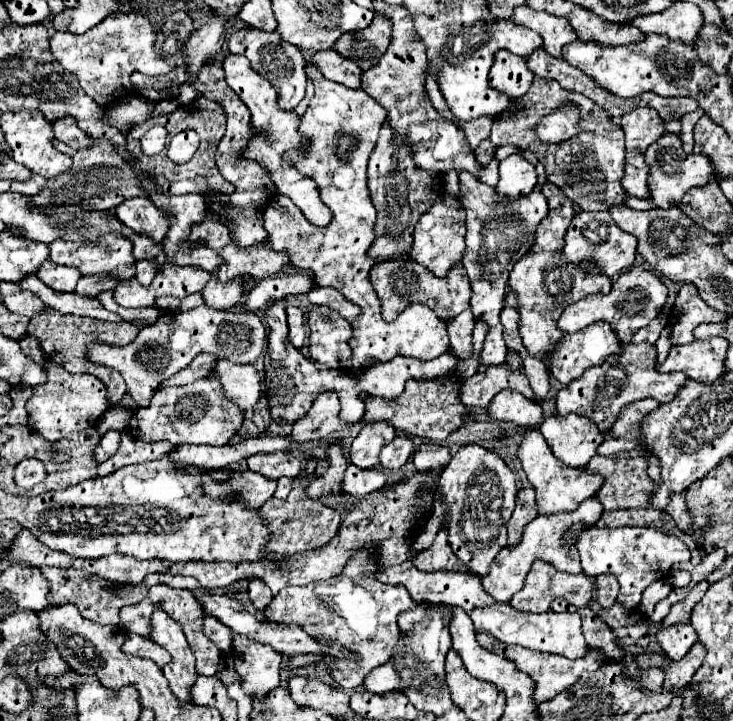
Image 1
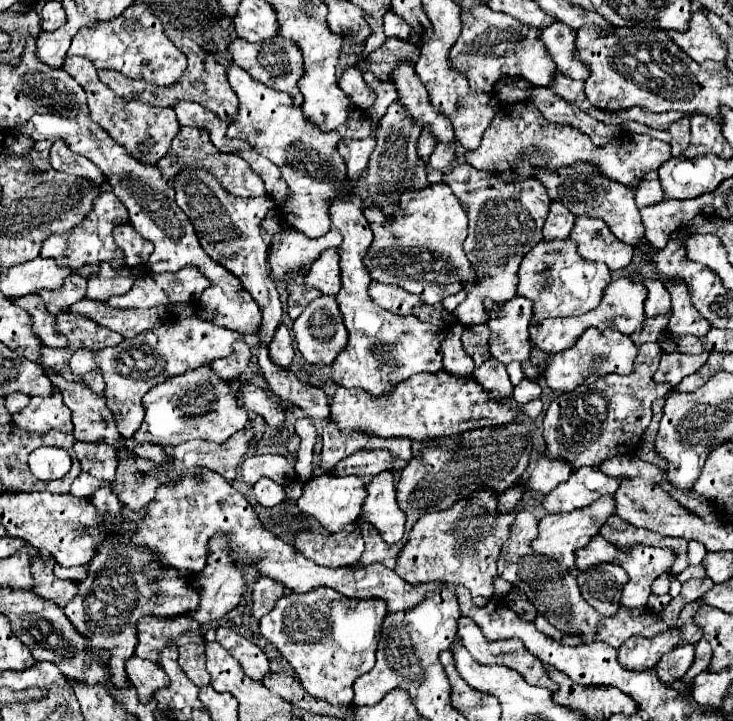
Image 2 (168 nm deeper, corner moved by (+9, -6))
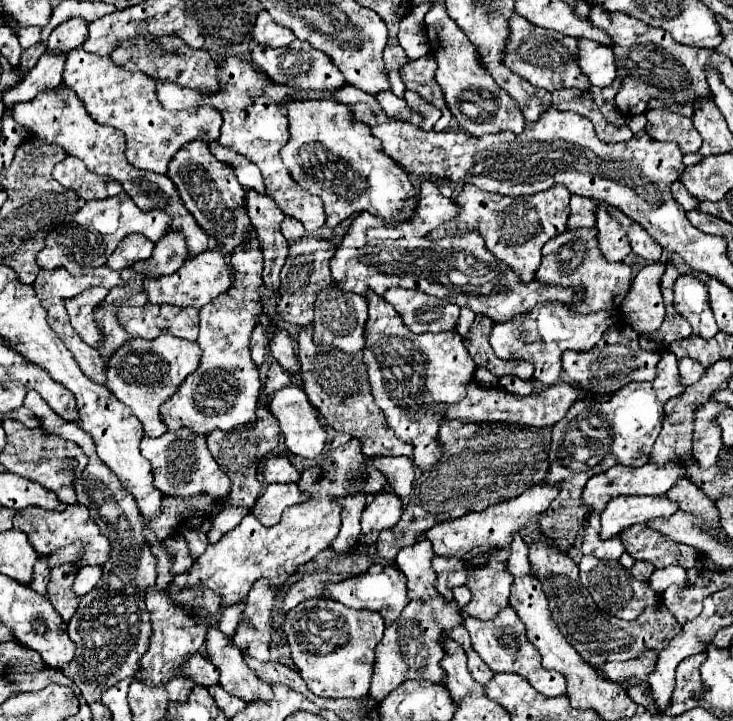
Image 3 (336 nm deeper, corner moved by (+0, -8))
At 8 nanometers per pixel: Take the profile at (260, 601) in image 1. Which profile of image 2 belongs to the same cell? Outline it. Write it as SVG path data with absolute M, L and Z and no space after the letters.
M260 577L254 585L252 585L252 615L256 619L264 617L266 613L272 611L276 599L280 599L284 595L284 585L268 579L268 577Z

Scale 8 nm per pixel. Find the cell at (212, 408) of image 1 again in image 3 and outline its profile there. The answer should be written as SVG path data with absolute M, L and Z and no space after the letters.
M257 239L249 241L249 245L241 245L241 249L235 249L231 253L231 267L235 269L235 281L227 293L217 297L213 303L201 307L201 331L199 331L199 347L203 349L203 357L195 373L191 373L179 387L179 391L161 407L161 417L163 423L169 427L169 431L177 431L181 427L189 427L195 433L211 433L213 429L229 431L237 425L243 423L253 423L255 421L255 407L259 399L259 373L257 365L251 359L249 353L249 339L251 331L257 325L257 317L263 313L263 303L261 303L261 291L259 287L263 285L261 271L263 271L263 253L261 253L261 243Z

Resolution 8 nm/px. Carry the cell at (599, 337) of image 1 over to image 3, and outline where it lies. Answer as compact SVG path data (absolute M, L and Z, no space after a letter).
M621 323L613 325L605 331L605 337L589 351L565 351L563 353L563 369L567 377L577 383L579 387L591 391L591 393L615 393L617 389L625 387L631 381L653 381L657 377L657 361L661 359L661 353L645 351L639 347L637 333L631 329L631 325Z

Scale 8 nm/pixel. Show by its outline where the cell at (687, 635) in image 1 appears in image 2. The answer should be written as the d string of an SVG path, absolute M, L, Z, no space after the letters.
M678 643L656 665L658 679L662 683L672 683L672 681L680 679L688 671L688 667L692 665L692 659L694 659L694 645L692 643Z

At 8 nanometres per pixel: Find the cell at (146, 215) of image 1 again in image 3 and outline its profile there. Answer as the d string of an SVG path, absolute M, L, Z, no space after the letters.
M129 235L125 237L125 241L121 241L121 245L117 245L117 249L109 255L107 265L113 271L123 271L127 267L133 267L137 261L145 261L151 257L153 251L153 243L143 237L143 235Z

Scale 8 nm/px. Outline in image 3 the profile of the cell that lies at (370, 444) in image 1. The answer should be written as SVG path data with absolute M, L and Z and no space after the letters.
M375 457L369 461L369 465L375 465L387 477L395 495L405 497L411 493L415 471L413 461L409 457Z

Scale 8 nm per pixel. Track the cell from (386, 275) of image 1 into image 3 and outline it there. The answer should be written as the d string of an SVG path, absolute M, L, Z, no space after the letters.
M389 289L383 299L393 305L401 315L403 323L417 335L421 333L443 333L455 329L459 317L459 305L447 299L437 299L421 291L411 289Z

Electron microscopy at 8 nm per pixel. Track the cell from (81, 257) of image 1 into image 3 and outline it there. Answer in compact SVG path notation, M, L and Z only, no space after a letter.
M127 193L107 197L101 201L83 201L75 215L59 219L59 223L45 237L45 247L37 255L37 265L41 269L67 269L73 275L85 275L93 269L105 265L113 249L131 233L141 233L157 243L169 233L169 215L163 209L143 211L139 209Z

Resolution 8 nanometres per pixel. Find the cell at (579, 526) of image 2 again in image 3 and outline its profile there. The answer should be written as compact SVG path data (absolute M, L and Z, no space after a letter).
M661 495L661 497L617 497L607 503L601 513L601 539L619 535L623 529L635 523L647 523L655 517L671 517L679 505Z

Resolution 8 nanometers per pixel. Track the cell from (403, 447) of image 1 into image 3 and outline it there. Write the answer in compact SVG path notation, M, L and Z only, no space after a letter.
M379 493L365 507L361 515L361 545L371 545L377 541L383 529L393 529L403 513L401 499L395 493Z

